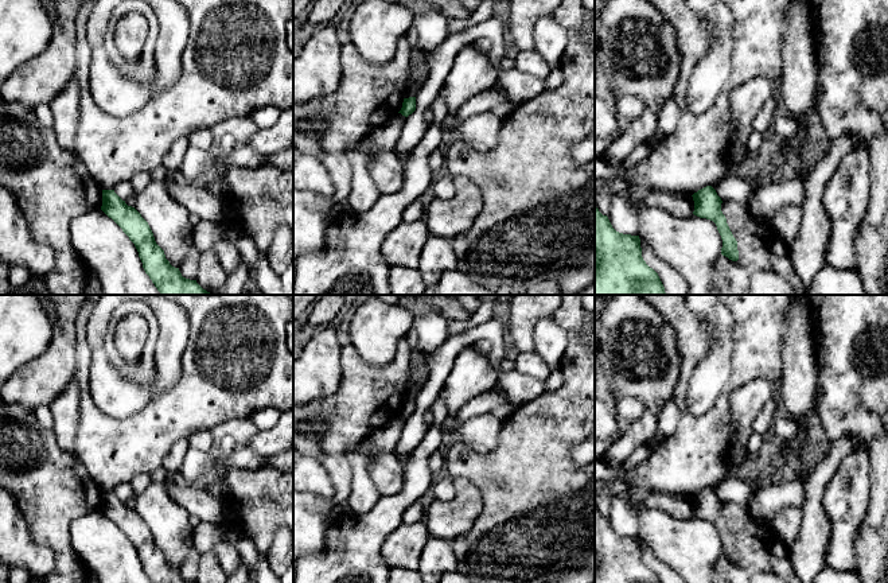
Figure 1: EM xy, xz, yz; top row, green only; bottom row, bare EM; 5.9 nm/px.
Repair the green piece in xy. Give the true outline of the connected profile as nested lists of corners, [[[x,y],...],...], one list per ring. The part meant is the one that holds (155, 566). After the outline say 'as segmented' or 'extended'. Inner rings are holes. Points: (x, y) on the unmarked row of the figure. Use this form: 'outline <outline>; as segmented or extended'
outline [[[102,491],[101,512],[112,520],[135,545],[145,575],[152,583],[196,583],[182,578],[165,560],[156,545],[148,524],[132,508],[128,508],[114,491]]]; as segmented

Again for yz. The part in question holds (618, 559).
outline [[[596,506],[595,583],[661,583],[642,559],[639,537],[616,533]]]; as segmented

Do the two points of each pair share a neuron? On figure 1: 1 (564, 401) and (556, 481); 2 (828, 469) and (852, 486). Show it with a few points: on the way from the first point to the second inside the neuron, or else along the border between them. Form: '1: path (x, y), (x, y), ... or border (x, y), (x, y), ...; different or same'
1: path (557, 422), (556, 461); same
2: border (852, 451), (842, 459), (826, 484), (821, 502); different

